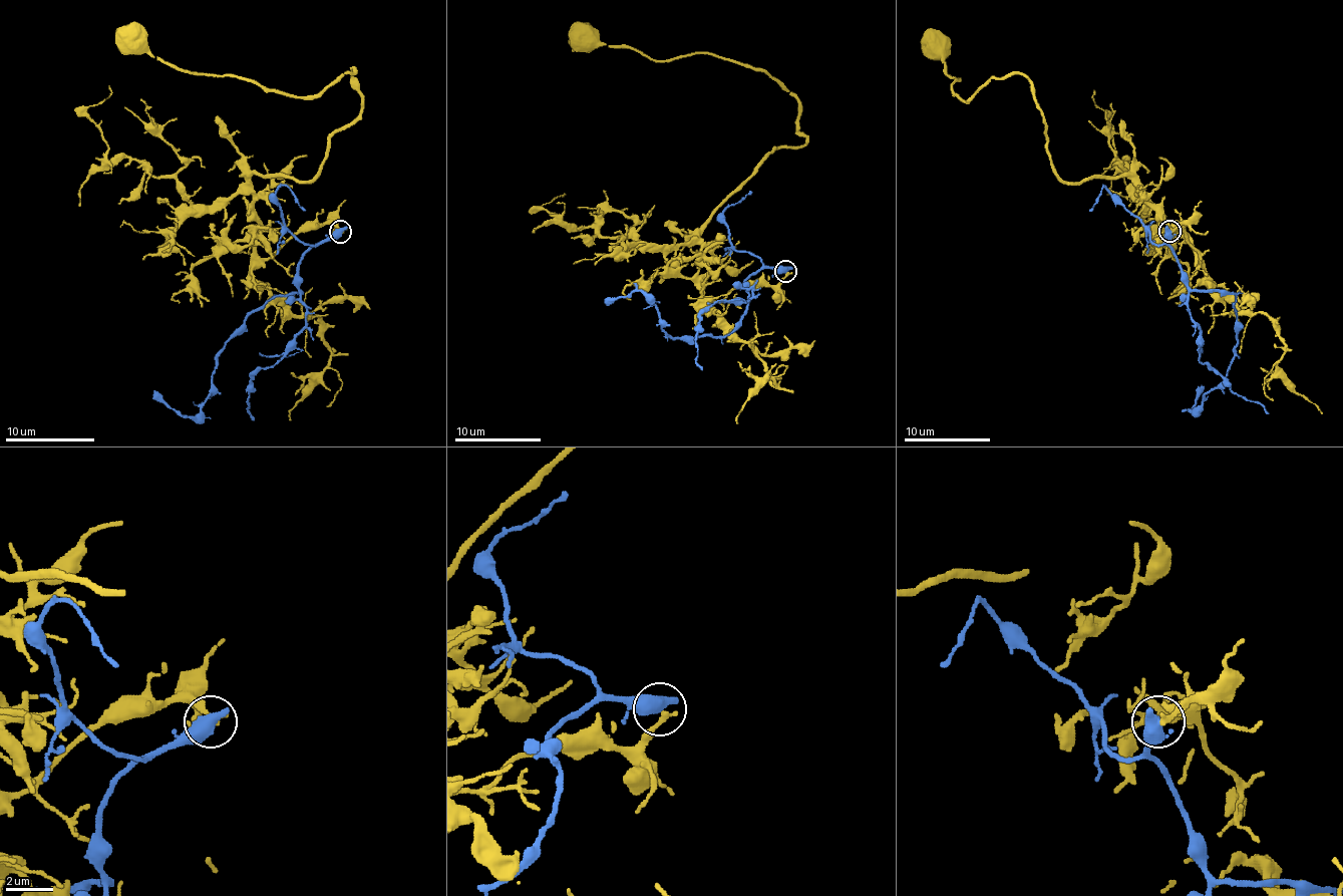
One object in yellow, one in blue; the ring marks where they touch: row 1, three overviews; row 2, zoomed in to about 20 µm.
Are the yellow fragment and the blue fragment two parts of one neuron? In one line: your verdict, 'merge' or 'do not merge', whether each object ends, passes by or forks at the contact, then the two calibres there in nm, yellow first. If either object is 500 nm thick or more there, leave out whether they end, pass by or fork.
do not merge; 240 nm thick on the yellow side, 700 nm on the other

